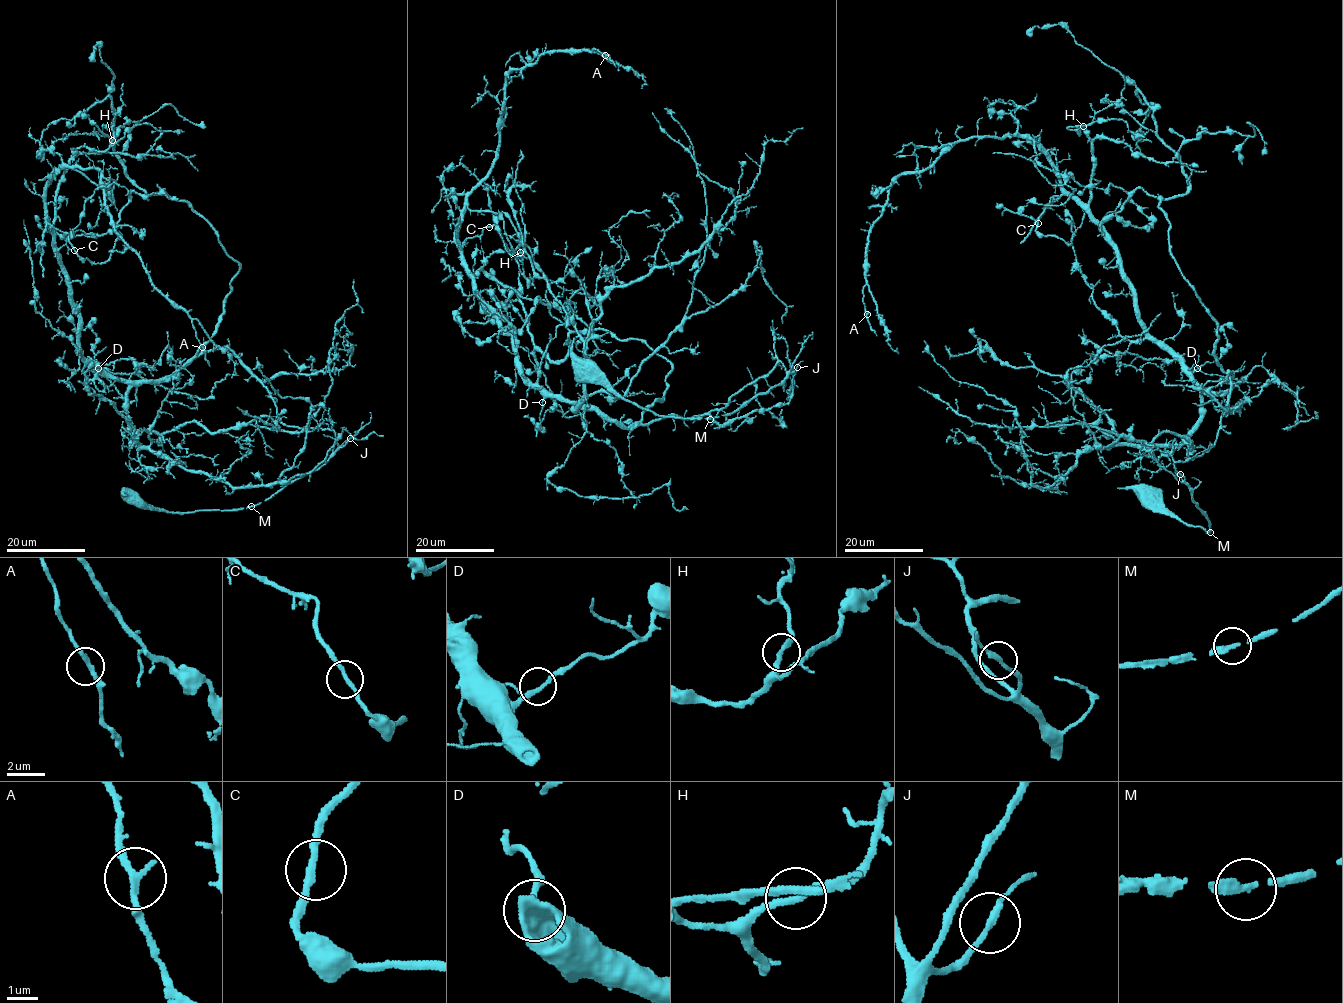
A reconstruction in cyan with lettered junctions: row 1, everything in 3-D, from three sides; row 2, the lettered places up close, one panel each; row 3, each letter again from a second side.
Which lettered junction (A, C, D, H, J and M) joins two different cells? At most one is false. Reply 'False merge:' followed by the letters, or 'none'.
False merge: none

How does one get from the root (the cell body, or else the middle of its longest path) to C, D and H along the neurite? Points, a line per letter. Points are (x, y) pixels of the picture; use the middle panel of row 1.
C: (580, 367), (683, 418), (786, 375), (627, 427), (561, 401), (461, 254), (489, 227)
D: (580, 367), (683, 418), (733, 414), (786, 375), (779, 361), (719, 410), (627, 427), (542, 402)
H: (580, 367), (683, 418), (786, 375), (779, 361), (719, 410), (627, 427), (561, 401), (470, 274), (520, 252)

